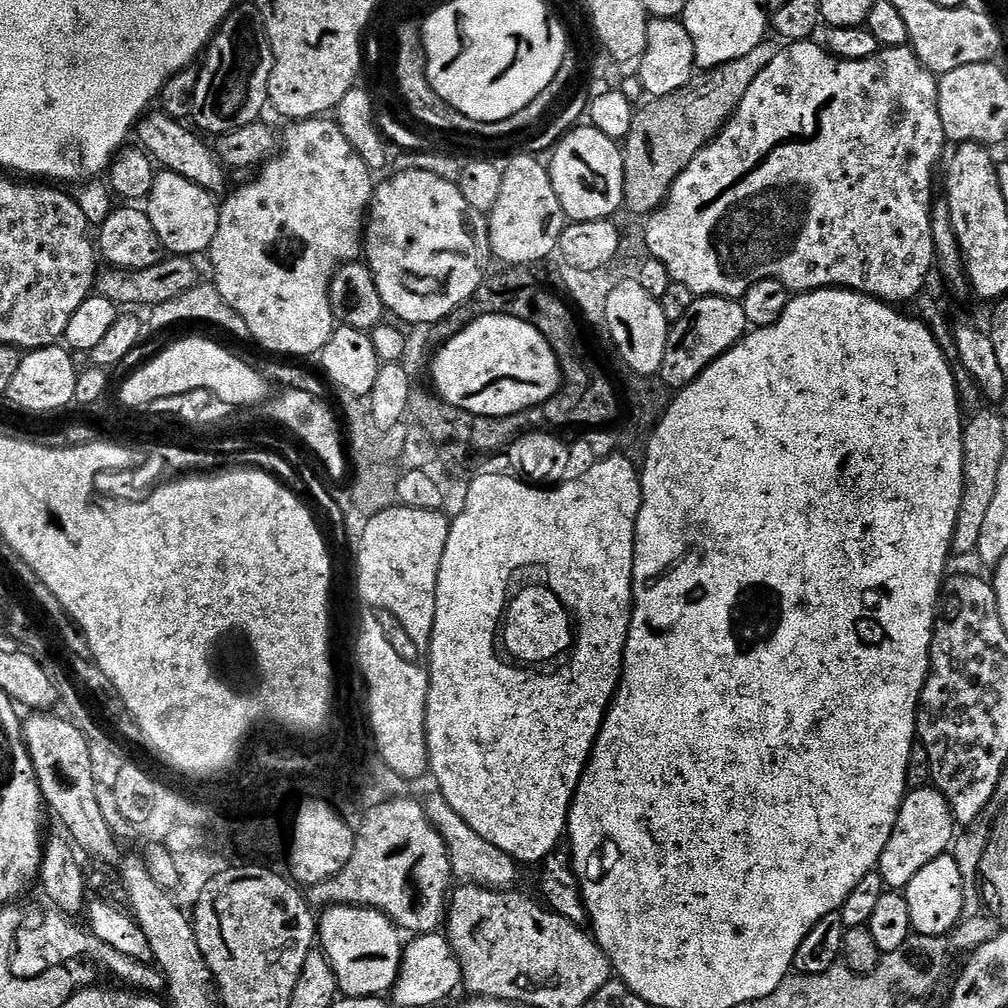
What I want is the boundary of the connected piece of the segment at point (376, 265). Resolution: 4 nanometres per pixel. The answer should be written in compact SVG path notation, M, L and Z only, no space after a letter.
M408 168L403 170L397 176L392 176L389 180L384 180L375 185L372 194L372 203L370 211L366 217L366 231L364 233L364 243L362 245L363 255L366 257L368 269L374 274L374 282L378 286L378 294L382 294L382 302L385 309L389 313L392 312L397 316L397 321L408 324L420 324L419 326L427 326L430 324L440 324L453 311L459 309L462 302L466 302L466 298L470 298L470 294L474 294L474 290L478 290L478 286L486 278L484 272L484 259L489 259L490 245L488 243L488 222L483 215L471 208L470 203L466 202L466 198L460 193L459 183L447 180L439 171L427 172L420 168Z

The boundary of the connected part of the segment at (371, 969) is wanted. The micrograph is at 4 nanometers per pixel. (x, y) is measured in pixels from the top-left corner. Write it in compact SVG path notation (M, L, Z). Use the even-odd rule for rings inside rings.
M337 904L318 916L318 944L336 975L339 991L348 998L383 997L391 993L400 973L401 933L375 908Z

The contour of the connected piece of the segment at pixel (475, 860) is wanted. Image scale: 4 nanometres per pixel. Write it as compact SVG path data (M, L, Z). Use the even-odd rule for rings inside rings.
M438 790L433 791L433 796L423 797L422 803L430 822L438 830L438 834L446 842L448 857L452 863L452 875L457 881L464 884L476 884L479 888L494 888L497 890L512 890L517 887L516 868L517 861L510 854L498 850L482 834L478 834L465 822L462 814L446 802L446 798Z

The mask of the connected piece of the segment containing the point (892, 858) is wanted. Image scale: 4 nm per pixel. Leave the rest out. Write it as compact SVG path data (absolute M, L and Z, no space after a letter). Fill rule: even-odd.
M935 786L927 787L913 787L905 795L904 801L900 803L896 825L890 834L890 842L886 842L886 850L882 850L880 855L878 876L880 872L881 878L888 883L889 889L907 888L910 878L914 878L914 874L918 874L918 870L922 870L926 862L934 862L934 858L945 855L953 847L952 808Z

